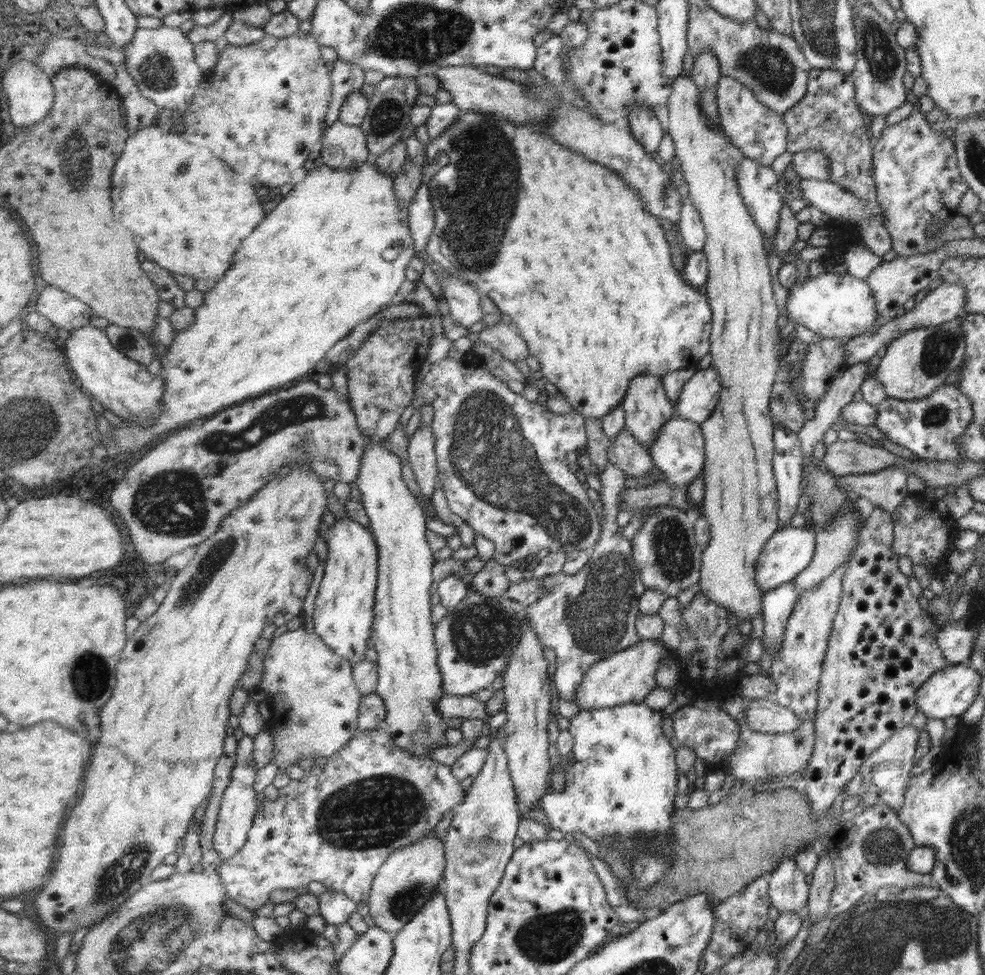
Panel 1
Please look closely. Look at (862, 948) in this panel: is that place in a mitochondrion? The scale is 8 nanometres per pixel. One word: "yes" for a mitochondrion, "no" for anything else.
yes

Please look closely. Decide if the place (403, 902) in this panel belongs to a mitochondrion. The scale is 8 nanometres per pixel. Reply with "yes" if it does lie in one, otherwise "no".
yes

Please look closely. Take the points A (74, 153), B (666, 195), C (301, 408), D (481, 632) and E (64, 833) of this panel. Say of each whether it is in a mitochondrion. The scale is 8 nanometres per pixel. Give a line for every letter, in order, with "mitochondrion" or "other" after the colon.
A: mitochondrion
B: mitochondrion
C: mitochondrion
D: mitochondrion
E: other

